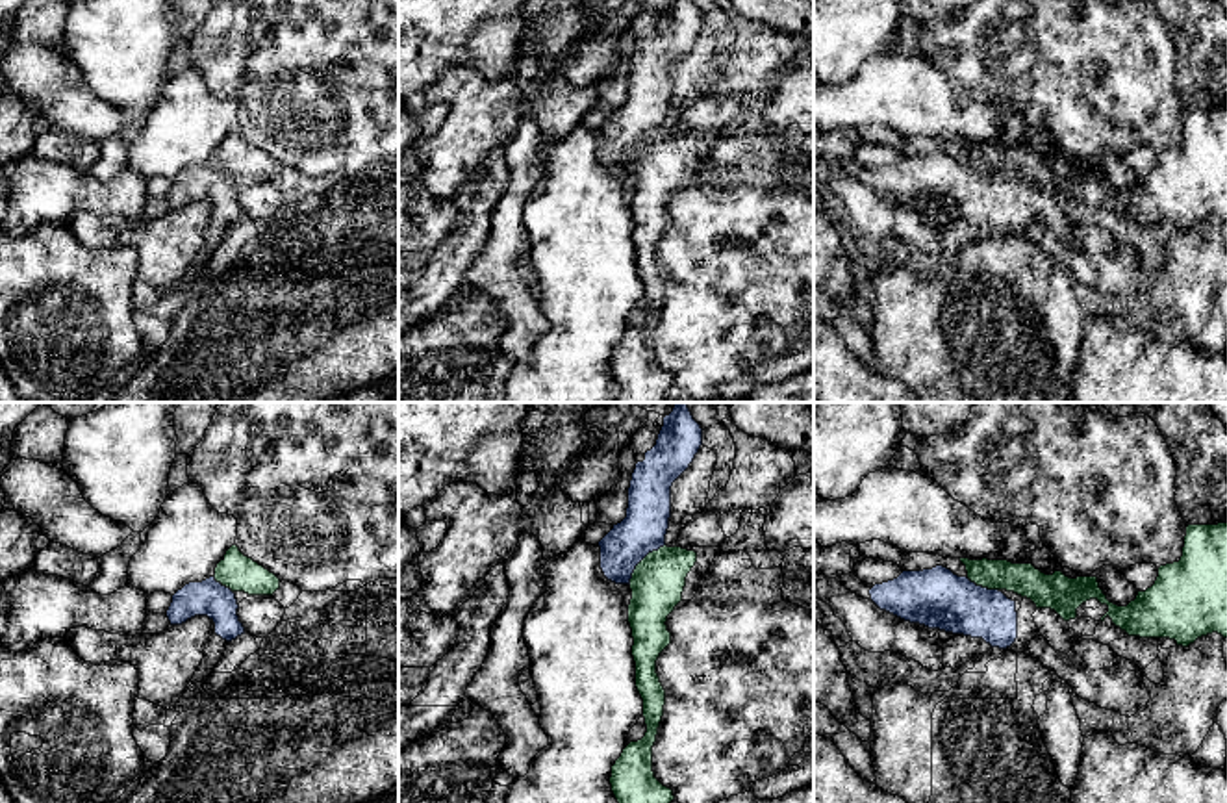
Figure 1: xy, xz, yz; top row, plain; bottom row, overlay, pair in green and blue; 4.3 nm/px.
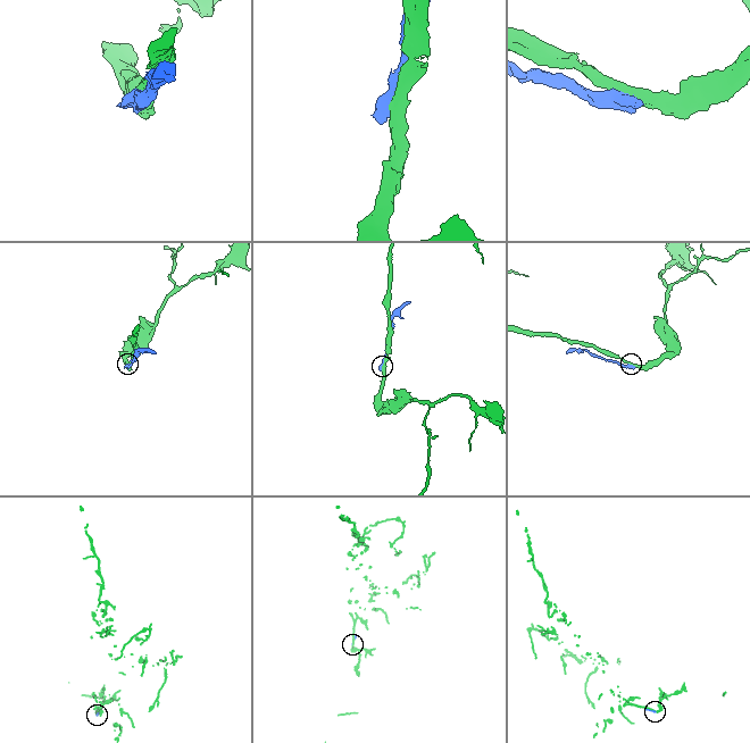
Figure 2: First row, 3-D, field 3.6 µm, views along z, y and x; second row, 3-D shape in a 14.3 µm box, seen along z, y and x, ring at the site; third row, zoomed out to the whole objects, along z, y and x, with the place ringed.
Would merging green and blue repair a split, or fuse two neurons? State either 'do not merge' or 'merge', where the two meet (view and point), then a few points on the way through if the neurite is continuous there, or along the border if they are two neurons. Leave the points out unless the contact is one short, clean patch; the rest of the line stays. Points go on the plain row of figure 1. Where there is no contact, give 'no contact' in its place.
do not merge; meets green in xz at (642, 145); border along xz (664, 128), (636, 151), (629, 167)

